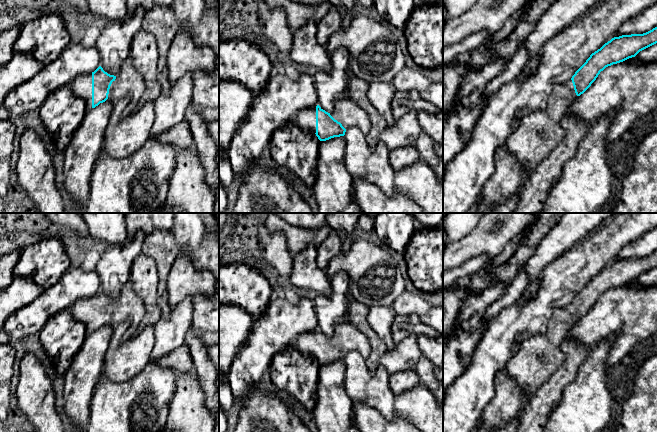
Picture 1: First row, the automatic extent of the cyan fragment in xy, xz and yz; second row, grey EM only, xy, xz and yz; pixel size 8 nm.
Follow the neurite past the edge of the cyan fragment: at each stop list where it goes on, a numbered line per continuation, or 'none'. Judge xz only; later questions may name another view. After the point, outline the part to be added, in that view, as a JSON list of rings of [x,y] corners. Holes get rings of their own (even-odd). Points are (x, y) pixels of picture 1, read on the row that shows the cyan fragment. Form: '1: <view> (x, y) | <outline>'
1: xz (305, 119) | [[[316,107],[299,111],[294,122],[301,129],[316,133]]]

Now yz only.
1: yz (539, 131) | [[[570,79],[554,88],[544,108],[537,107],[521,118],[506,146],[522,164],[522,182],[531,175],[564,134],[560,125],[562,116],[577,98],[579,96],[576,95]]]

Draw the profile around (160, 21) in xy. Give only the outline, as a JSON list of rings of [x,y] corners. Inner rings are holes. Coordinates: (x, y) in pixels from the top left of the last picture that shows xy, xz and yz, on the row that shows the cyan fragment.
[[[156,6],[146,10],[141,29],[154,35],[157,41],[159,59],[157,63],[157,79],[161,85],[161,93],[166,94],[171,88],[168,76],[167,57],[169,49],[179,33],[179,22],[172,6]]]

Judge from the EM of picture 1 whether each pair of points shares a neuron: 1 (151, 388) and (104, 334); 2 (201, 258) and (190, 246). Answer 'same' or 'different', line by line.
1: different
2: different

